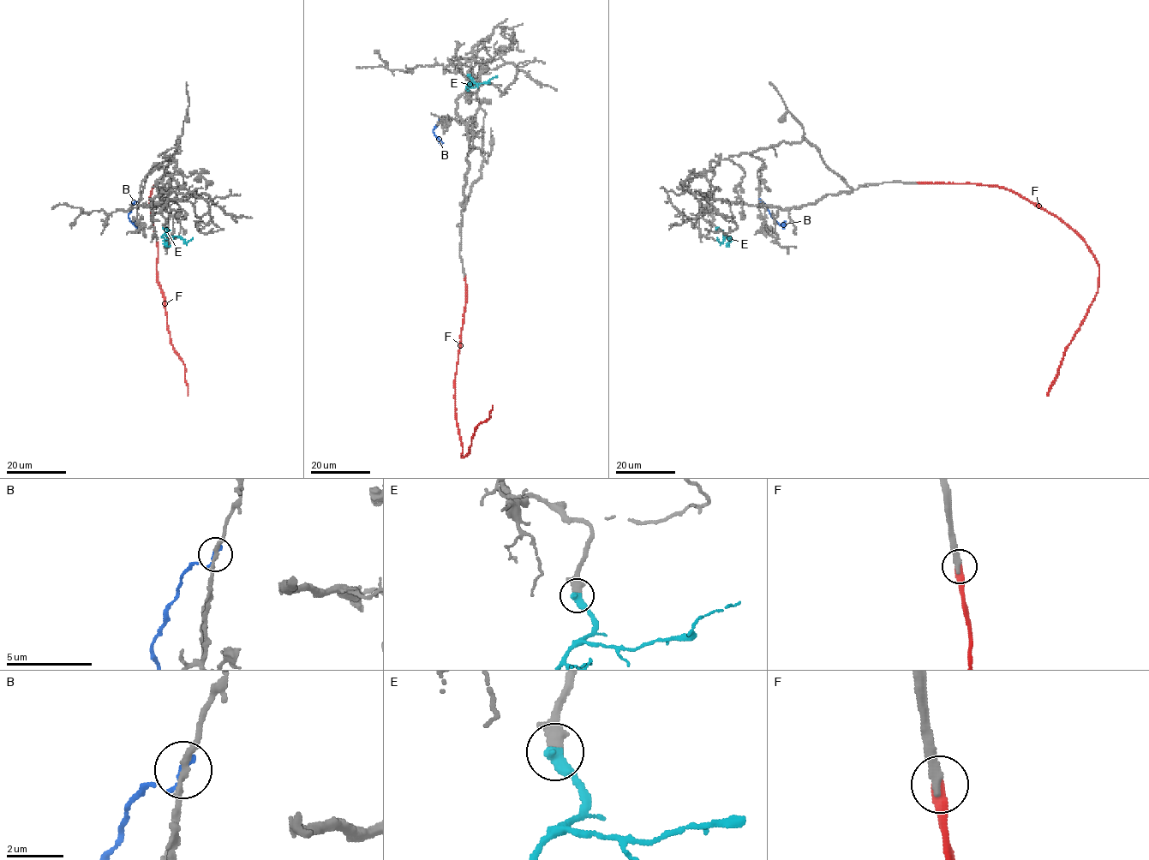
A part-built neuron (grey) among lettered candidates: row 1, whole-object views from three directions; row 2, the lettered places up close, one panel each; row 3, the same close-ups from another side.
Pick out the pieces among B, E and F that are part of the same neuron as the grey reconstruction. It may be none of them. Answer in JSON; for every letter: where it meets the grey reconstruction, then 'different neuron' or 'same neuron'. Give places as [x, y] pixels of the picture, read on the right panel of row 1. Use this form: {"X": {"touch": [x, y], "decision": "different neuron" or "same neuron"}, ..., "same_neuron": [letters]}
{"B": {"touch": [760, 200], "decision": "different neuron"}, "E": {"touch": [715, 227], "decision": "same neuron"}, "F": {"touch": [917, 182], "decision": "different neuron"}, "same_neuron": ["E"]}

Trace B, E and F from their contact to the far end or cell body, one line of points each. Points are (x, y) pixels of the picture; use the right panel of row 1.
B: (760, 200), (780, 224), (785, 220)
E: (715, 226), (725, 235), (721, 242), (717, 237)
F: (917, 182), (974, 183), (1011, 190), (1059, 217), (1092, 252), (1098, 266), (1098, 289), (1064, 353), (1047, 396)

